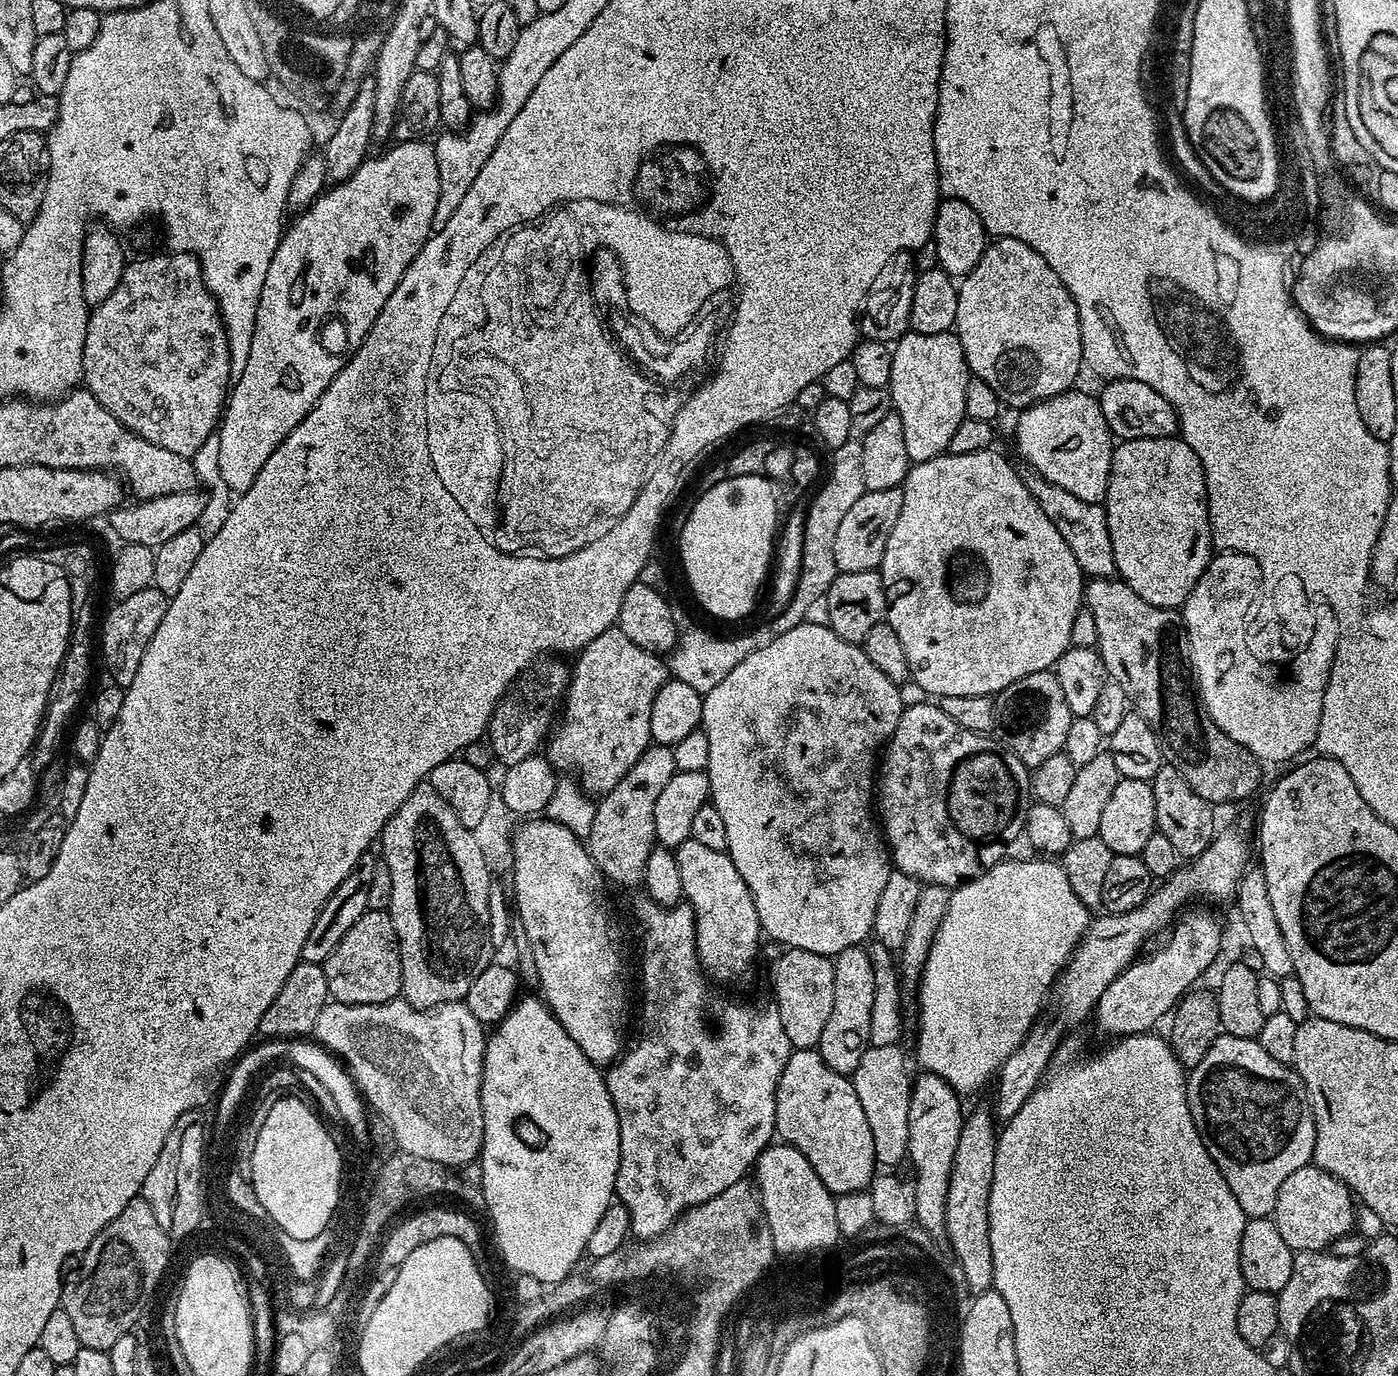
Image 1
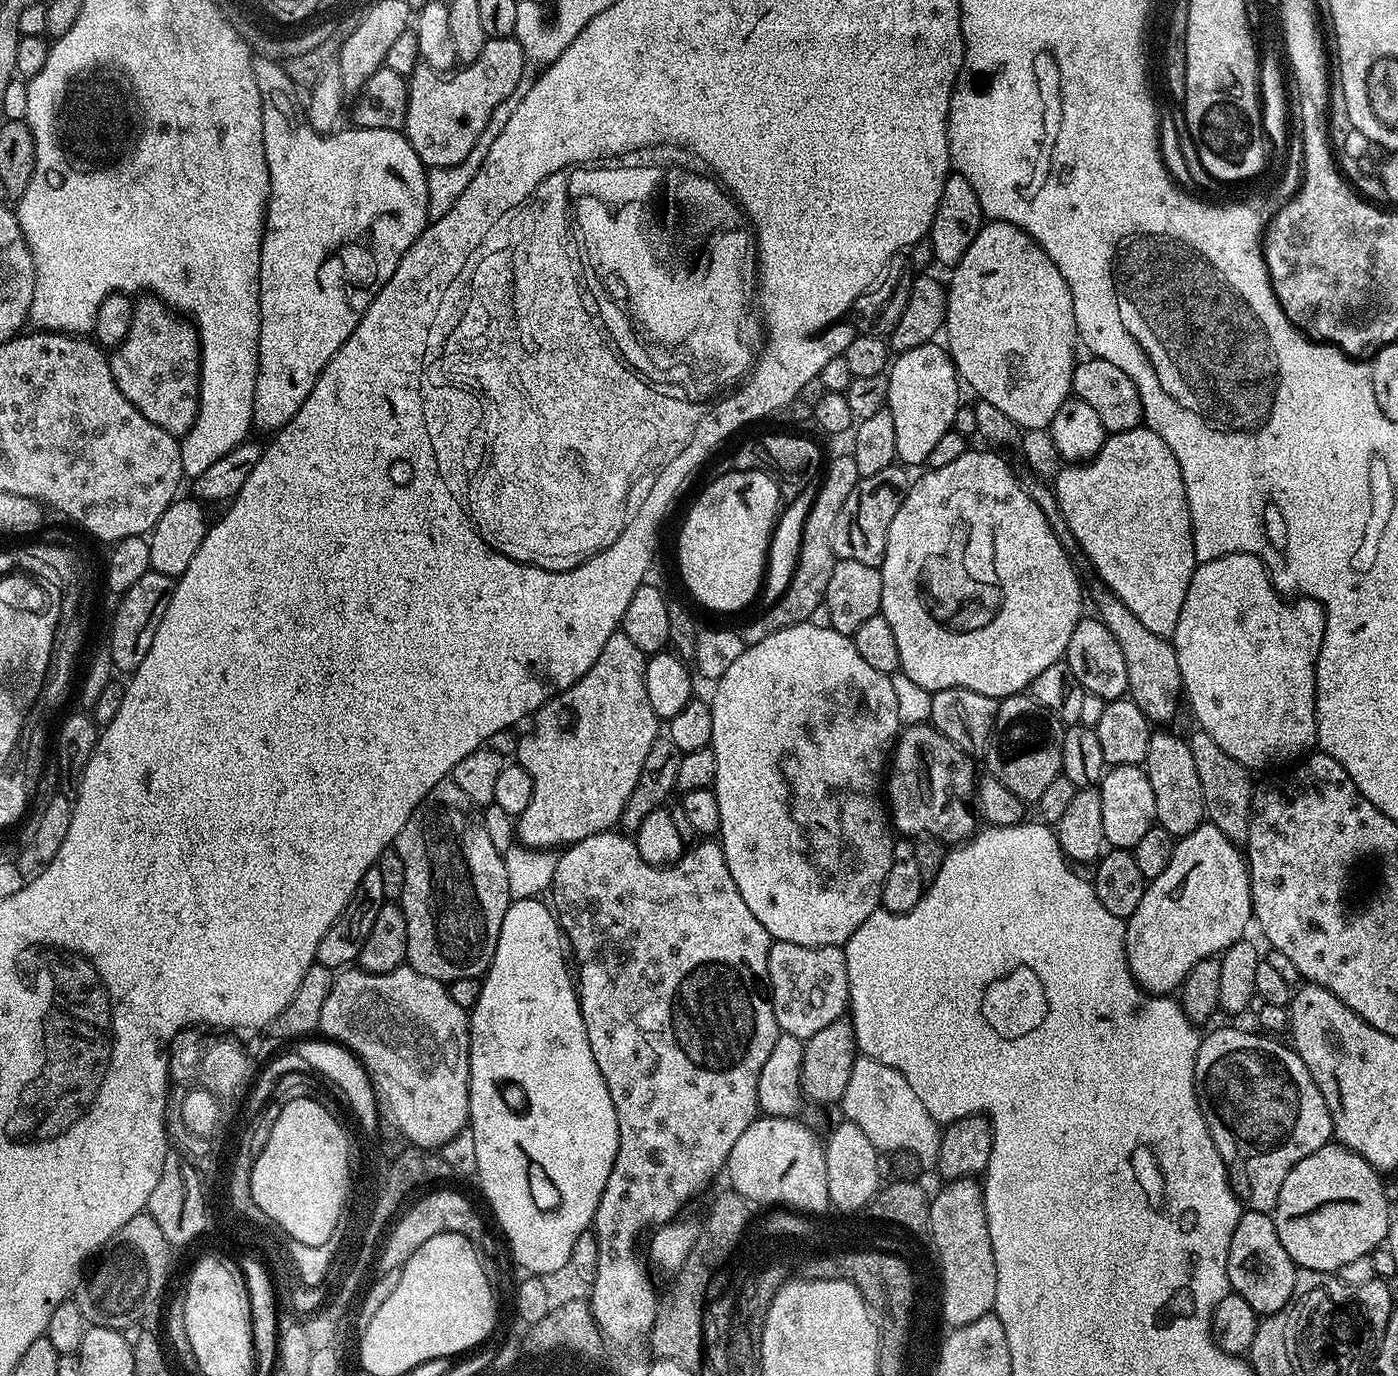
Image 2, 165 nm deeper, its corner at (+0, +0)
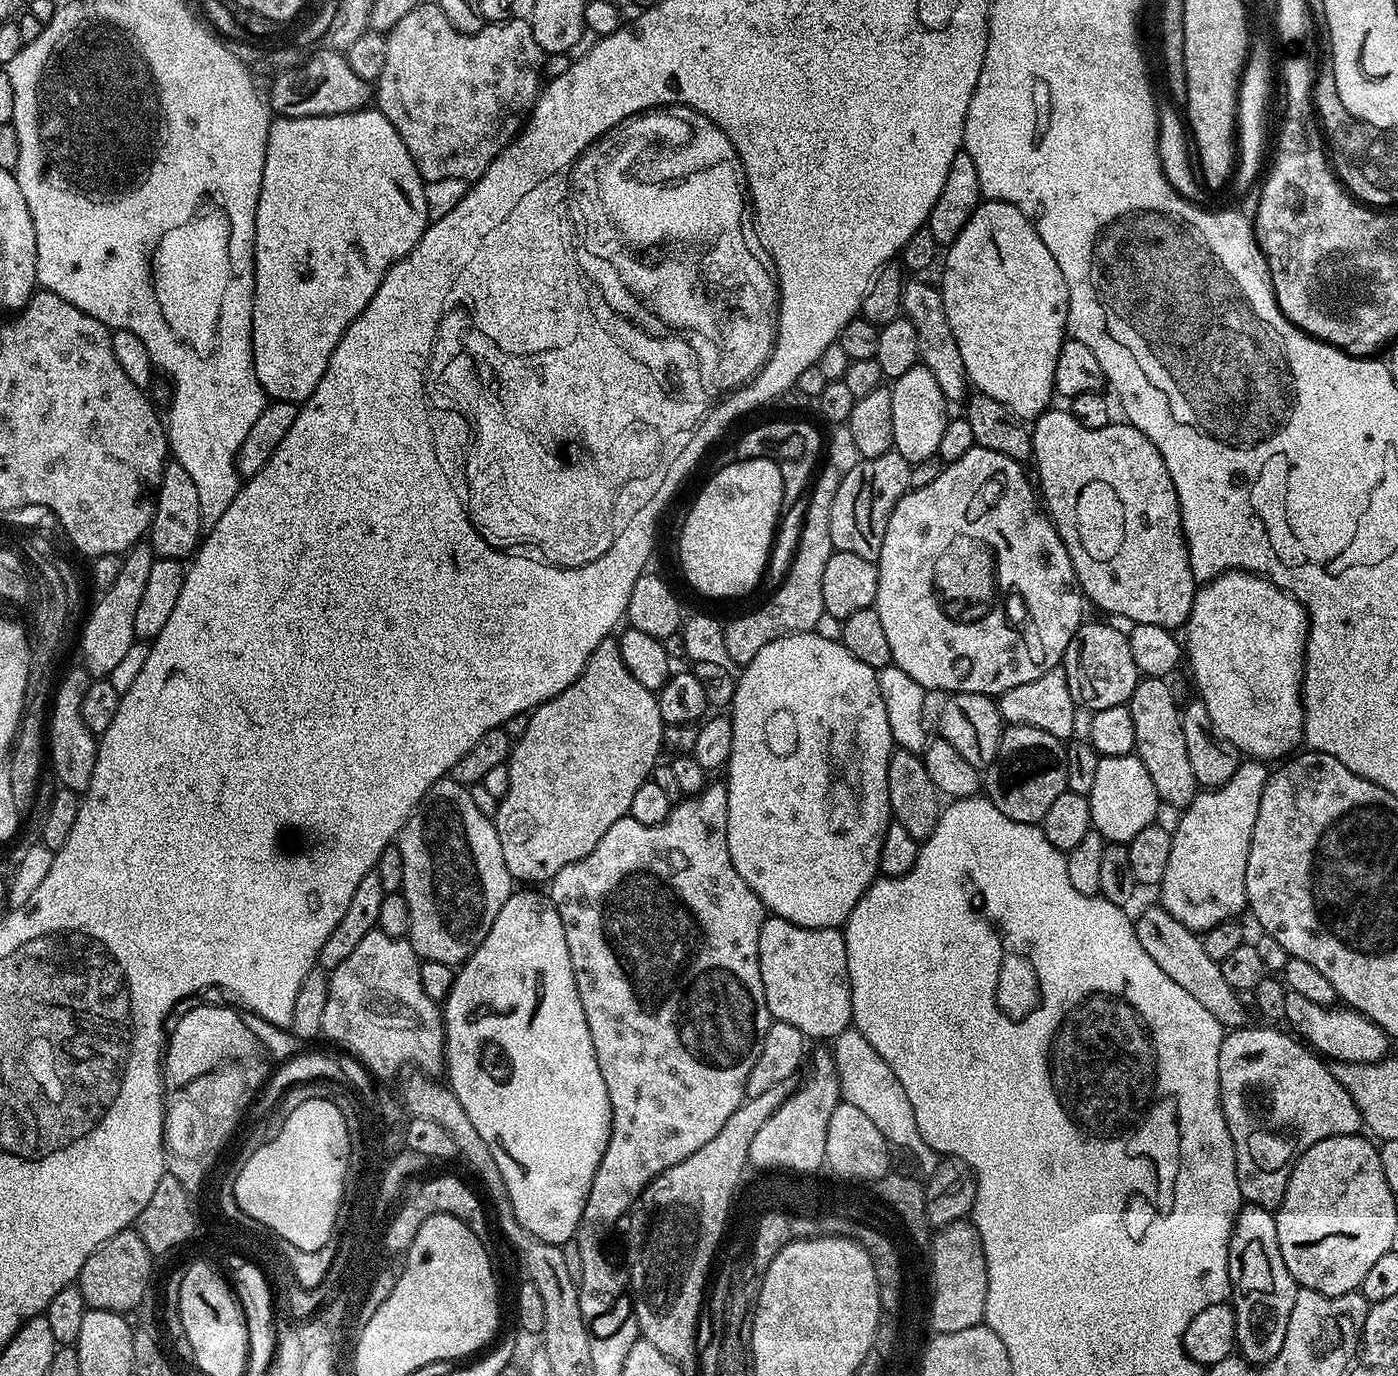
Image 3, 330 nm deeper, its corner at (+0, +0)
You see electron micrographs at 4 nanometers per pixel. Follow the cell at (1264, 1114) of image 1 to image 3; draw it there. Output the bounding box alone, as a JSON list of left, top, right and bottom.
[1218,1027,1362,1210]

